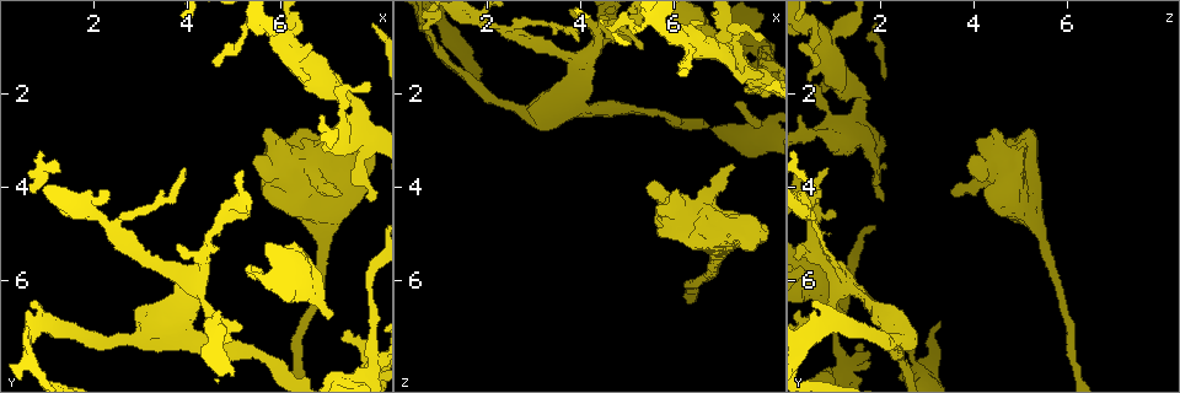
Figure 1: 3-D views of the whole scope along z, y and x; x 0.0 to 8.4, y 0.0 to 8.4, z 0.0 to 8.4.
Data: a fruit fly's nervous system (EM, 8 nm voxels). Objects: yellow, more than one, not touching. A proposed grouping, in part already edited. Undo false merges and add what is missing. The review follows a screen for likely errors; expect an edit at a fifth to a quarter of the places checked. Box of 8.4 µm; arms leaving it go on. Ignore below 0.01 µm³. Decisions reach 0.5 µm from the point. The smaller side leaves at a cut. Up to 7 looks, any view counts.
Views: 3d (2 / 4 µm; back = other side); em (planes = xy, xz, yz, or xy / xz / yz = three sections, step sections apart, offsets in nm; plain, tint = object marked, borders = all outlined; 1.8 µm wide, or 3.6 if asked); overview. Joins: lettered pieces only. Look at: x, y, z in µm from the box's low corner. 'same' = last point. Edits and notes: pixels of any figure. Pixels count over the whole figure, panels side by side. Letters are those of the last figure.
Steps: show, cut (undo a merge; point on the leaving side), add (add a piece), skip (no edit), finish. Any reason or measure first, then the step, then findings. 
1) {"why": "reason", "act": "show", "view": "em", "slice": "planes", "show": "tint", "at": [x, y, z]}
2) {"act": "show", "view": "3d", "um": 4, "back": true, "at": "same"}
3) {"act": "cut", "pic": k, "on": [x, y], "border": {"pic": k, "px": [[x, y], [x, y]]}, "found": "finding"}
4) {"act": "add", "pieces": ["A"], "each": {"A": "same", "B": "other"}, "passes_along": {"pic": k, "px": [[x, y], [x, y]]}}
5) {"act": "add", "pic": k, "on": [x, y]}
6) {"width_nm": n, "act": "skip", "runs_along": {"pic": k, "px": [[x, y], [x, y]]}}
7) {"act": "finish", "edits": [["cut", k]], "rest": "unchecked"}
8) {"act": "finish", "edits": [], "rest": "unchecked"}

{"why": "sudden change in width", "act": "show", "view": "em", "slice": "planes", "show": "borders", "at": [7.30, 2.35, 0.90]}

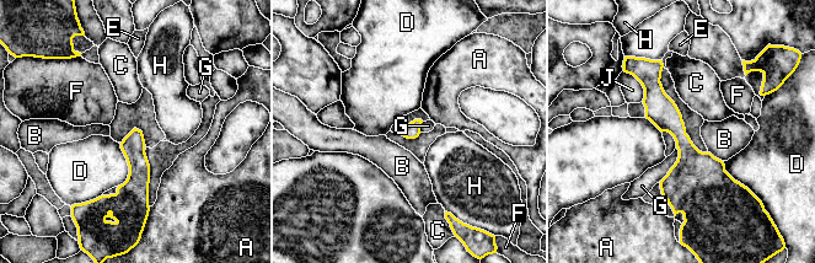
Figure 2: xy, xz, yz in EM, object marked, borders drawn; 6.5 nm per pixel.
{"width_nm": 110, "act": "skip", "each": {"A": "other", "B": "other", "C": "other", "D": "other", "E": "other", "F": "other", "G": "other", "H": "other", "J": "other"}, "border": {"pic": 2, "px": [[676, 146], [677, 160], [659, 181]]}, "found": "all the same cell"}

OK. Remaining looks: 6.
{"why": "branch stops here", "act": "show", "view": "3d", "um": 2, "at": [7.25, 4.15, 3.60]}

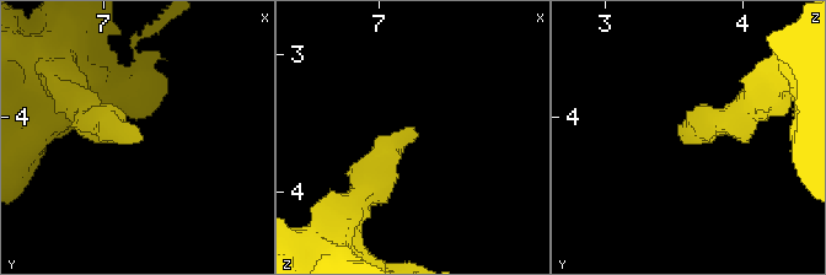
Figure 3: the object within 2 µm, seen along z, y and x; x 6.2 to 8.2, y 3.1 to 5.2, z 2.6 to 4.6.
{"why": "now the EM", "act": "show", "view": "em", "slice": "planes", "show": "borders", "at": [7.28, 4.10, 3.58]}

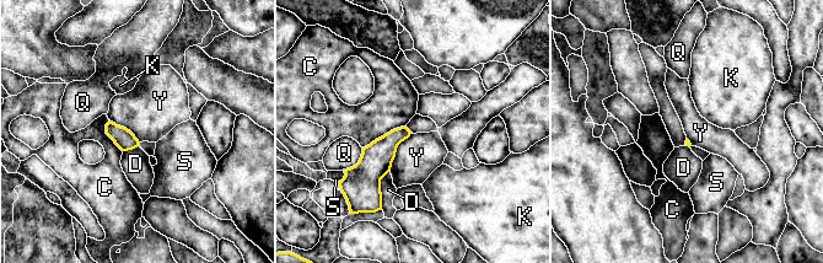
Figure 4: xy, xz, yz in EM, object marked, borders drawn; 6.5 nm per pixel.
{"act": "skip", "each": {"C": "other", "D": "other", "K": "other", "Q": "other", "S": "other", "Y": "other"}, "border": {"pic": 4, "px": [[412, 133], [398, 145], [390, 171]]}, "found": "none of them fits"}

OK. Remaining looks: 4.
{"why": "four or more arms meet", "act": "show", "view": "em", "slice": "planes", "show": "plain", "at": [4.10, 6.10, 1.35]}

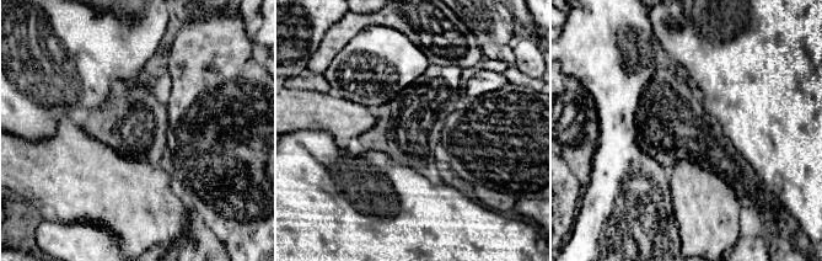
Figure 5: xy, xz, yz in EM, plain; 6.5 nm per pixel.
{"why": "see the neighbours", "act": "show", "view": "em", "slice": "planes", "show": "borders", "at": "same"}

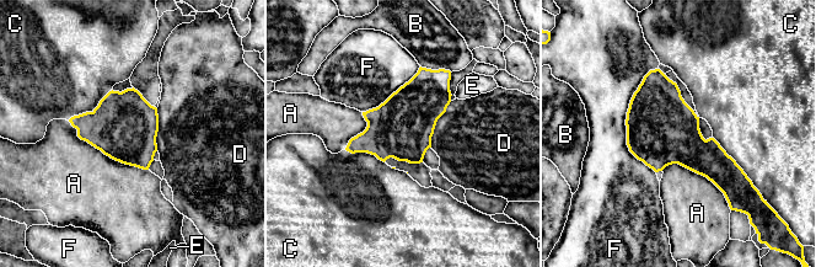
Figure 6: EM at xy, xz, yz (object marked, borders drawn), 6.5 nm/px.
{"act": "skip", "each": {"A": "other", "B": "other", "C": "other", "D": "other", "E": "other", "F": "other"}, "border": {"pic": 6, "px": [[68, 121], [105, 154], [148, 170]]}, "found": "one cell here"}

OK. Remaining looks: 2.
{"act": "finish", "edits": [], "rest": "unchecked"}

